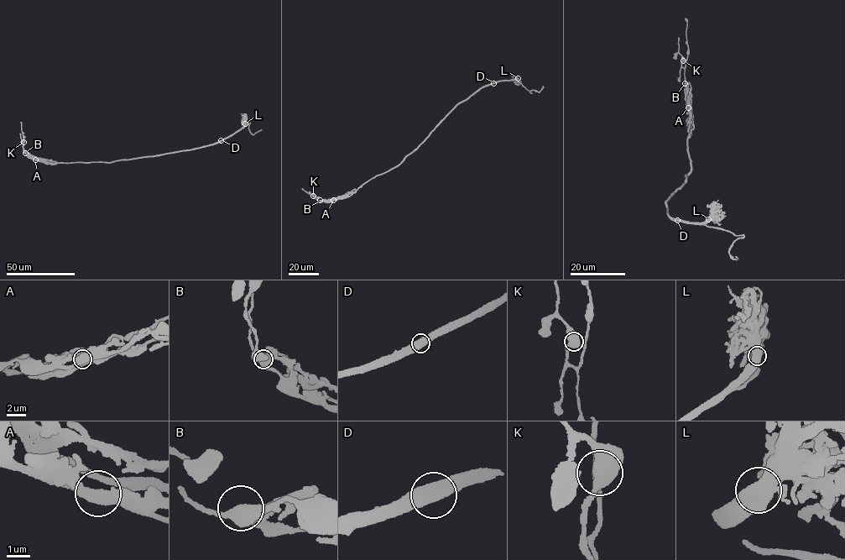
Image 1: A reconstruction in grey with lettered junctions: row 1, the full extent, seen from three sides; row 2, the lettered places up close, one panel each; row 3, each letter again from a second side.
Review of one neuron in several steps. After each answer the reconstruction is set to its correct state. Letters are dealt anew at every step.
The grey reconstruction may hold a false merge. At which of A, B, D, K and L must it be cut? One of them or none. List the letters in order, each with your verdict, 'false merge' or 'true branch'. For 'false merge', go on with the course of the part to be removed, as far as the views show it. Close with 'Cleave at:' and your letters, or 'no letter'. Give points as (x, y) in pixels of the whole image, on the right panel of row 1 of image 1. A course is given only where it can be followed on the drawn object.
A: true branch
B: true branch
D: true branch
K: true branch
L: true branch
Cleave at: no letter

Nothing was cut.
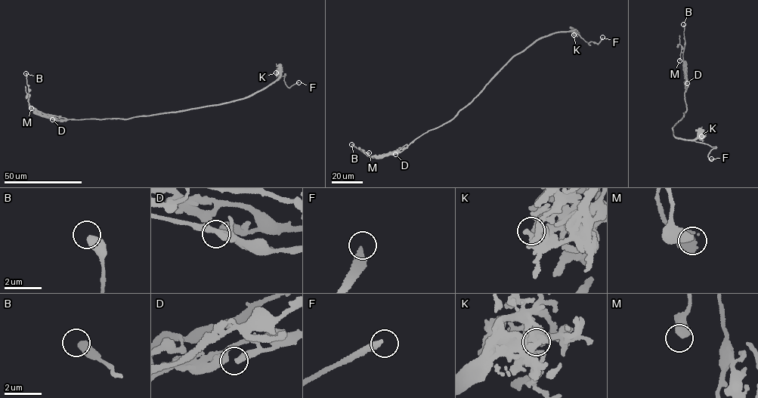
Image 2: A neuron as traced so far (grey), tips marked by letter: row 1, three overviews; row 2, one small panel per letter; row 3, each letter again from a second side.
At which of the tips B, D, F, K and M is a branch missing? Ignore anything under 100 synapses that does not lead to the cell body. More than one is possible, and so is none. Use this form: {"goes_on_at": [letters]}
{"goes_on_at": ["F"]}

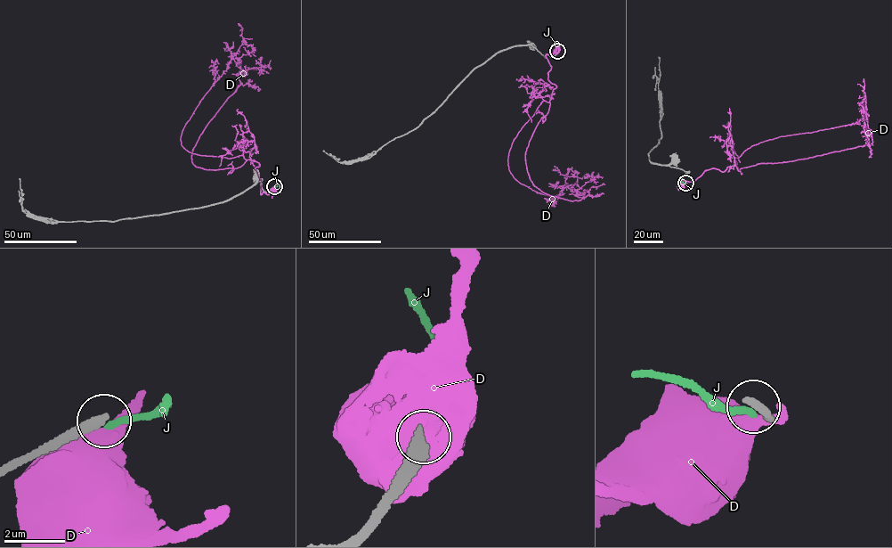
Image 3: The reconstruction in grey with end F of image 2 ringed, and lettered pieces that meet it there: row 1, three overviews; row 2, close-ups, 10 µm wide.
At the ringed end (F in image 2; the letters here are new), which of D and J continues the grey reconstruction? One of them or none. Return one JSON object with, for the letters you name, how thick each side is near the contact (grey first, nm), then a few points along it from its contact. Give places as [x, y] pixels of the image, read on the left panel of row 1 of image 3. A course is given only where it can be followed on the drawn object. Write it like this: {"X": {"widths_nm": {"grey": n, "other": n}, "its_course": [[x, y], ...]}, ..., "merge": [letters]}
{"merge": []}

